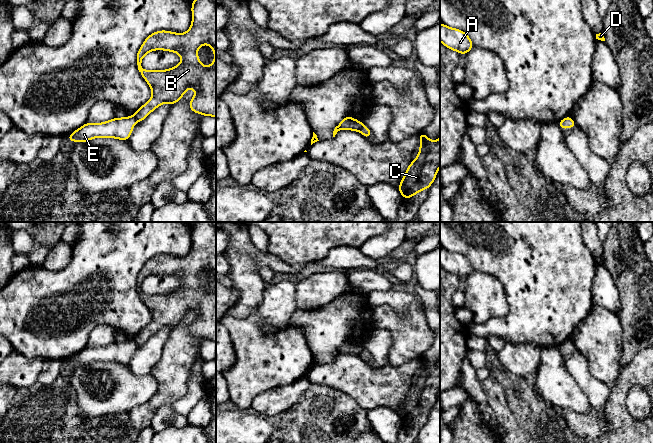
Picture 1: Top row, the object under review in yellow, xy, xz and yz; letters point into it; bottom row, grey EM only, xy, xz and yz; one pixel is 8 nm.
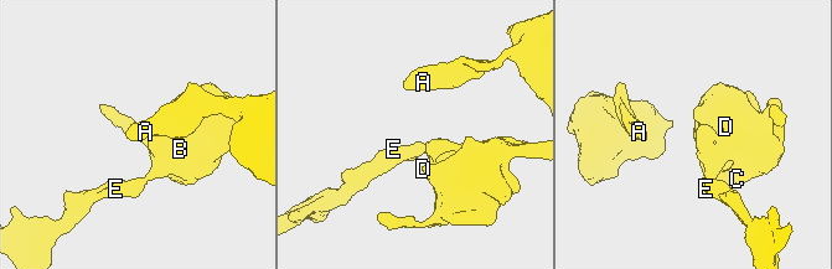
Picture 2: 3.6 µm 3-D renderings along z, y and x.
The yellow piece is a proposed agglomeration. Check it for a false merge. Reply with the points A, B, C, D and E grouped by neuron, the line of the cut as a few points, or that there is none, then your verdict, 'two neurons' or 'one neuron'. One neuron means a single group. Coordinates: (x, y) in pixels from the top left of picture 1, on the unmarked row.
A B C D / E | xz (361, 348), (357, 354) | two neurons

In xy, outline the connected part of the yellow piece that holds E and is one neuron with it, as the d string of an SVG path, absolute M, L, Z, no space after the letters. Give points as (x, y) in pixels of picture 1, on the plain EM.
M133 341L113 342L103 347L88 347L68 359L68 366L87 366L93 362L116 362L127 365L135 349Z

